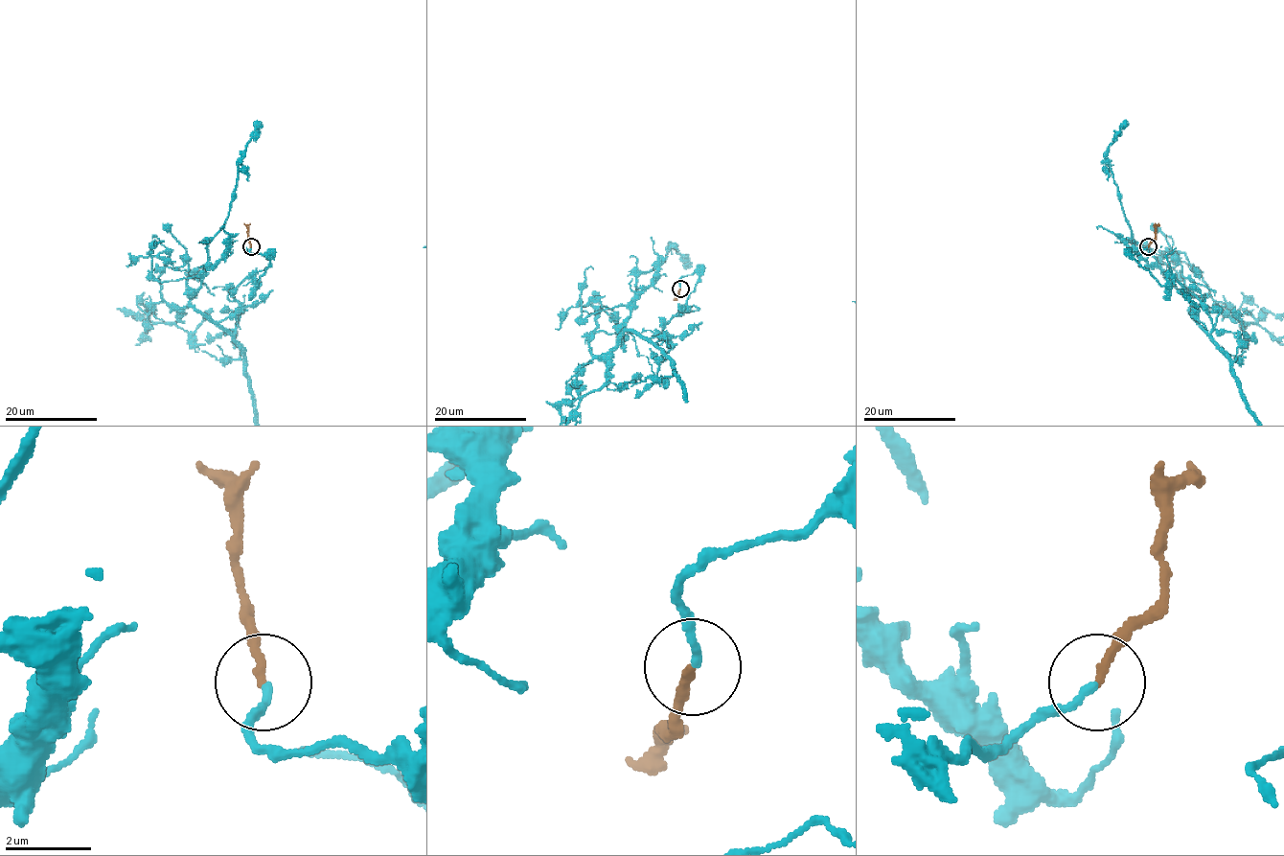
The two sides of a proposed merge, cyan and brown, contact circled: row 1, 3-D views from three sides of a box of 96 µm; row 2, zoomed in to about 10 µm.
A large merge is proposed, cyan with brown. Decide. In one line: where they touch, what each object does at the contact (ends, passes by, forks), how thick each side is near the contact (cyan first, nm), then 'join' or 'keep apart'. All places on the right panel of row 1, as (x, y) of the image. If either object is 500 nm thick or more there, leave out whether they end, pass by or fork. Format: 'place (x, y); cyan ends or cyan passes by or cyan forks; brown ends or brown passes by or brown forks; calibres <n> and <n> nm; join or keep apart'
place (1148, 246); cyan ends; brown ends; calibres 170 and 180 nm; join

